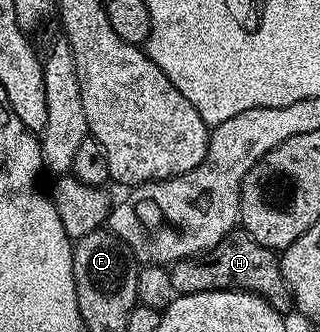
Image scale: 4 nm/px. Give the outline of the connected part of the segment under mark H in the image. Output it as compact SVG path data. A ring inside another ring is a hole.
M235 231L225 237L216 247L194 257L186 257L169 266L172 287L178 295L183 293L207 293L232 289L257 293L278 313L286 315L294 309L294 297L290 294L288 283L284 279L284 271L279 254L273 249L256 243L245 231Z

